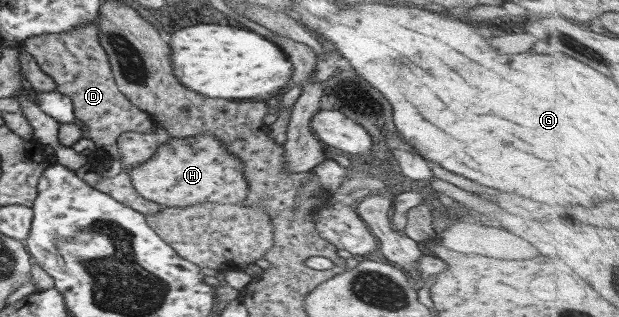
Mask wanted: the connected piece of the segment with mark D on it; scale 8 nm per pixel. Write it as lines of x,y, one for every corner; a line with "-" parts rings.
82,24
78,28
72,28
70,32
31,36
29,39
24,39
24,51
34,58
38,68
46,76
53,79
55,91
70,97
74,117
84,125
86,137
95,144
96,151
107,159
119,160
116,146
118,136
124,132
150,133
150,129
154,129
154,126
152,126
151,116
136,108
117,89
108,58
102,46
98,44
97,35
95,24

